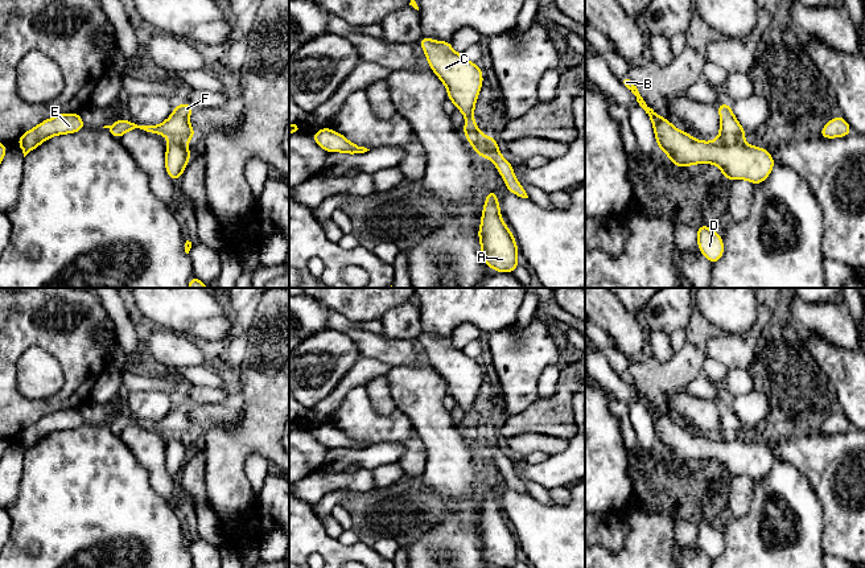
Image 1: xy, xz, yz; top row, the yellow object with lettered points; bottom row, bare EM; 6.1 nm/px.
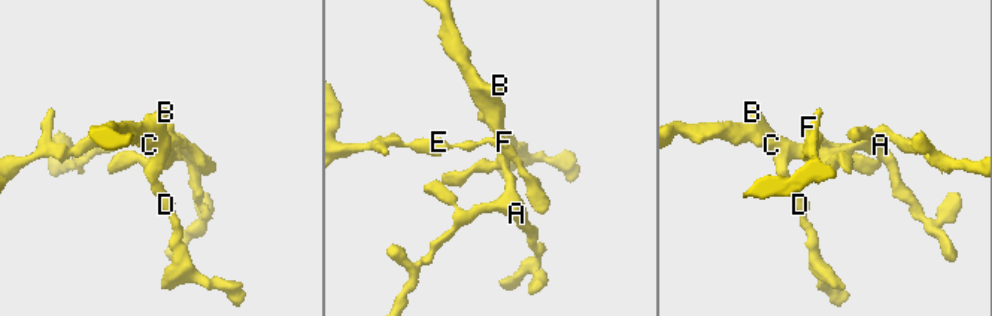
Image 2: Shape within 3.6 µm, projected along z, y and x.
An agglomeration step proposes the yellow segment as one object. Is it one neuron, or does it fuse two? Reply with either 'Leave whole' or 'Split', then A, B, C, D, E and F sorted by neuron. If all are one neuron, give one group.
Split. Groups: A B C D / E F

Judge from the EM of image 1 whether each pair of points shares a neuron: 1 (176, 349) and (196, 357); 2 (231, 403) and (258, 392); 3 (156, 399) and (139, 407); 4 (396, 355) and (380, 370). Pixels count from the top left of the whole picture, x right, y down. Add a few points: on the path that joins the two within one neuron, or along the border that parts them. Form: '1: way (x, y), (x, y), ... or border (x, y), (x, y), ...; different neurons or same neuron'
1: way (181, 352), (190, 355); same neuron
2: border (242, 392), (243, 412), (231, 427); different neurons
3: way (152, 403), (143, 404); same neuron
4: border (361, 355), (378, 358), (391, 366); different neurons

